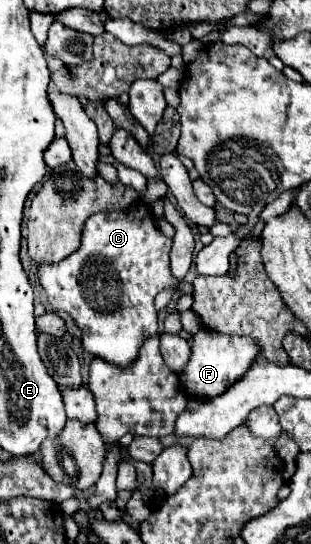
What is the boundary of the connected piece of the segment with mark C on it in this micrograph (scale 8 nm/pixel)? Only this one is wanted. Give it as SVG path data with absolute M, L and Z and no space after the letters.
M141 200L135 206L131 206L127 214L91 216L83 226L81 248L75 254L63 258L63 262L57 262L53 266L39 266L37 274L41 286L49 296L51 306L55 310L67 312L81 328L83 350L117 368L127 368L137 360L143 342L151 336L159 336L157 310L153 300L163 288L177 282L169 272L169 250L171 240L159 234L159 230L155 228L151 208L147 206L147 202Z

